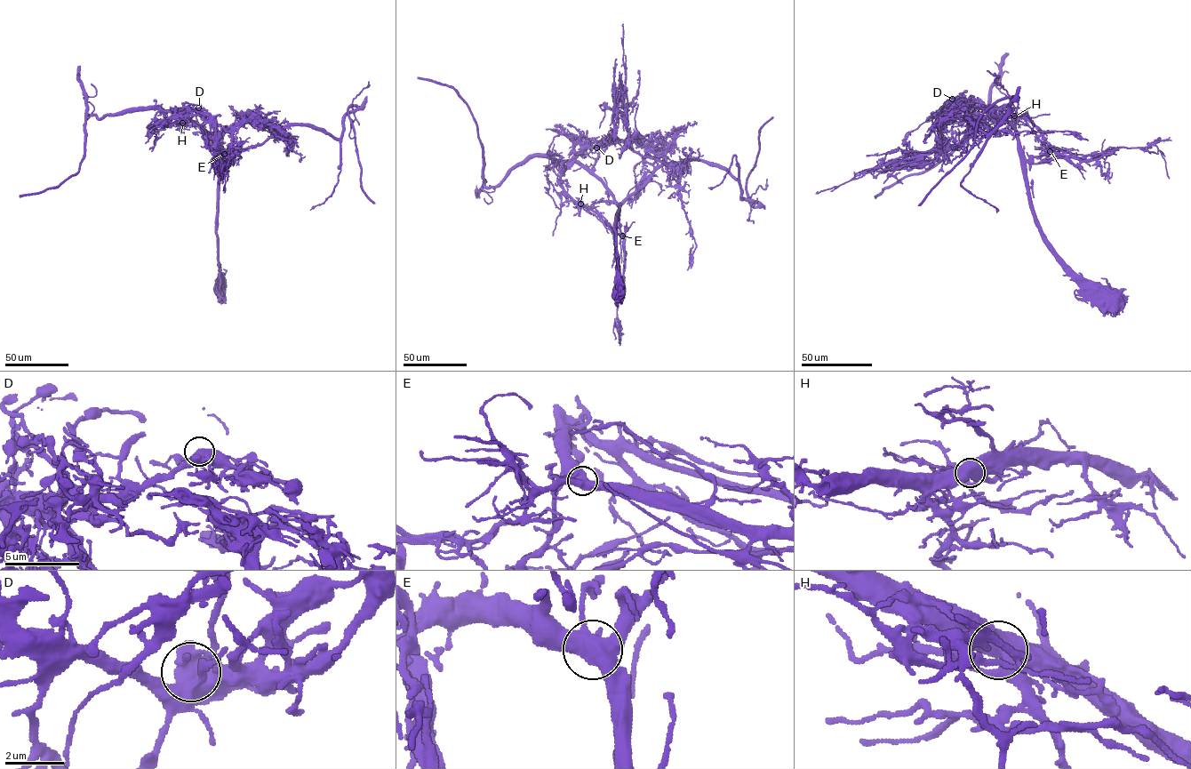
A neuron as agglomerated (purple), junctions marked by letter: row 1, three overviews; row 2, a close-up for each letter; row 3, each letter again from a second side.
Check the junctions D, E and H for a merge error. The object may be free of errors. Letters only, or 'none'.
none

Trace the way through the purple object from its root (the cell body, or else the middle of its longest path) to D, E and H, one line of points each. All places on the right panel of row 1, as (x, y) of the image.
D: (1112, 299), (1099, 297), (1043, 233), (1033, 212), (1016, 131), (979, 102), (954, 108), (952, 99)
E: (1112, 299), (1099, 297), (1062, 260), (1033, 212), (1026, 164), (1033, 156), (1041, 156), (1050, 151)
H: (1112, 299), (1099, 297), (1043, 233), (1033, 212), (1026, 164), (1045, 155), (1048, 145), (1030, 122), (1014, 116)

